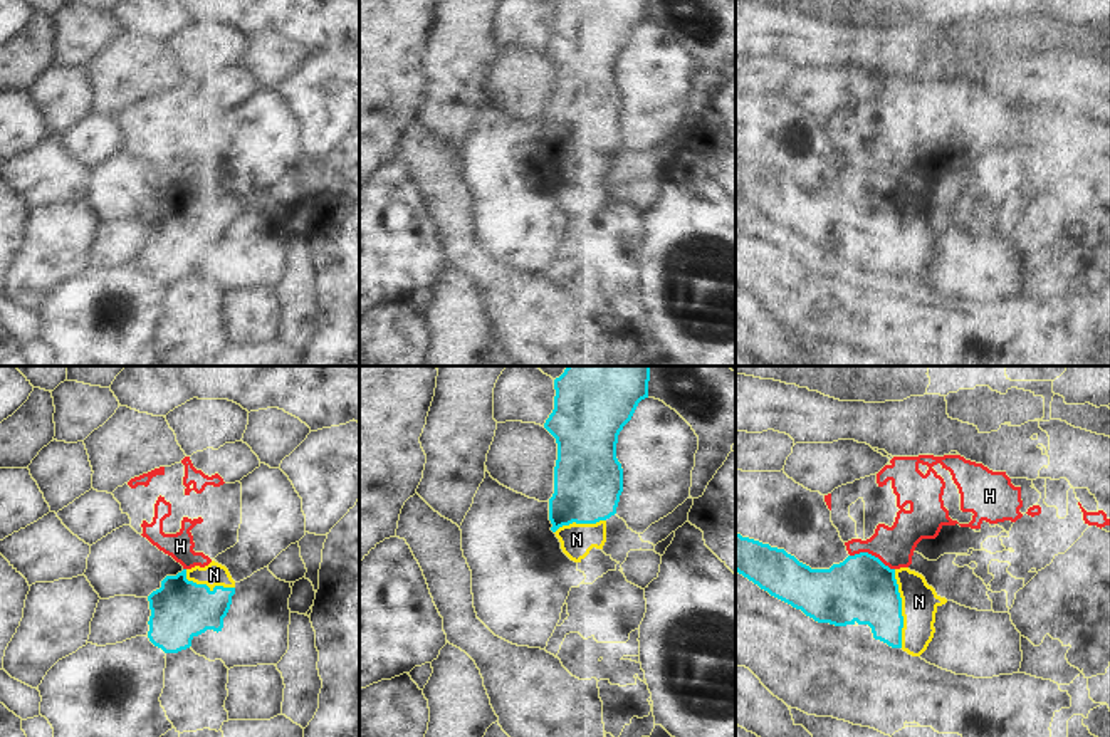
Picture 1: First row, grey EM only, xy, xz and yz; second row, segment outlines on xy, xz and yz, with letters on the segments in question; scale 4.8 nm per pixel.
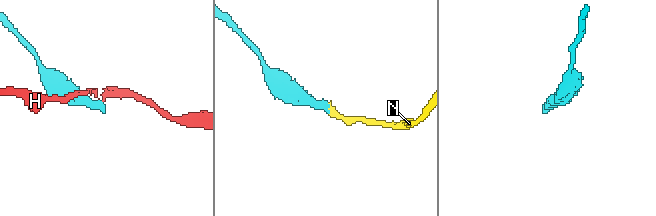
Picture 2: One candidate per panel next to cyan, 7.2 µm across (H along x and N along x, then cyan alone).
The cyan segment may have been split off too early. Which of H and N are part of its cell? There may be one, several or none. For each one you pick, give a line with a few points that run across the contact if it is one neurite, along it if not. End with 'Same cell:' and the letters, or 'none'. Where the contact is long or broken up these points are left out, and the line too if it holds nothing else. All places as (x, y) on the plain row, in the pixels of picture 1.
Same cell: N.

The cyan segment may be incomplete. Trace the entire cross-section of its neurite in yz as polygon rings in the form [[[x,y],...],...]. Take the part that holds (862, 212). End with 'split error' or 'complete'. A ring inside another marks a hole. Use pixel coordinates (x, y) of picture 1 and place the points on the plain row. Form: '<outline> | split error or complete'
[[[736,156],[736,195],[818,247],[868,248],[873,262],[920,280],[934,262],[940,222],[908,191],[890,193],[860,176],[830,193],[811,193],[784,173]]] | split error

